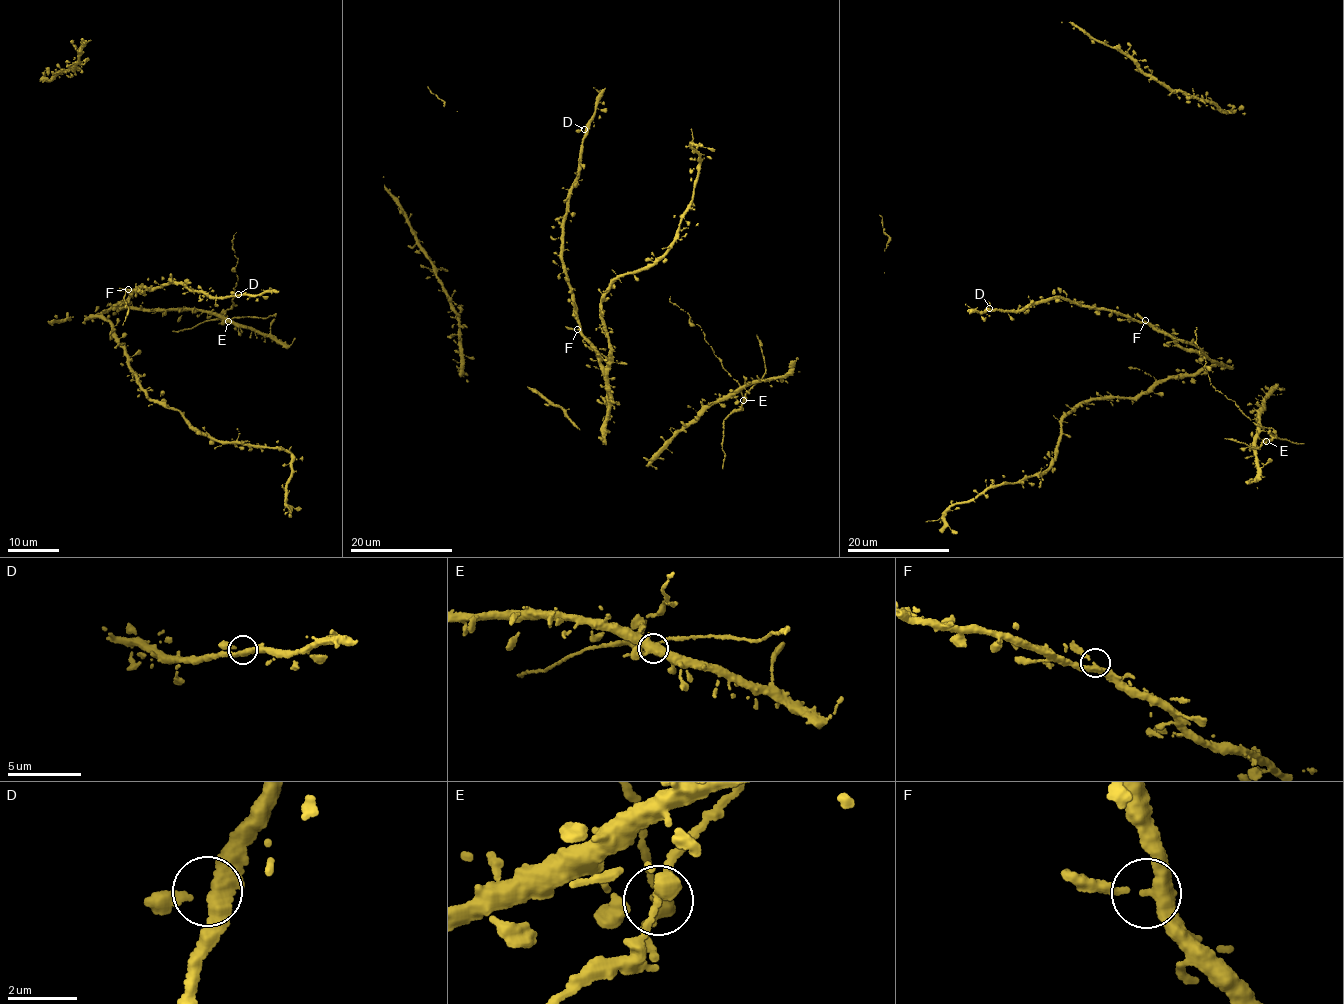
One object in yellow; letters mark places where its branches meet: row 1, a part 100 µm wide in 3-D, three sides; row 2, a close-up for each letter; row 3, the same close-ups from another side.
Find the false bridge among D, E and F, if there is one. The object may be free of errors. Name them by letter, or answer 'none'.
none

